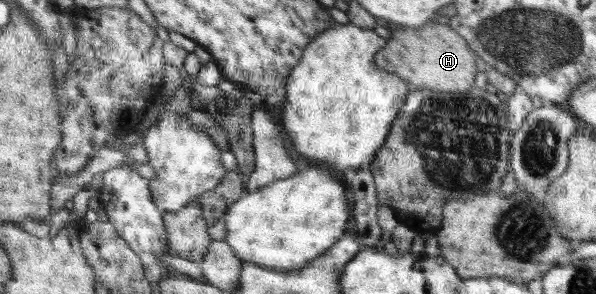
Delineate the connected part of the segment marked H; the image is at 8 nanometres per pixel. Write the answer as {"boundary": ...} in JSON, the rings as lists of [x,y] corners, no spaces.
{"boundary":[[[439,23],[423,24],[418,28],[398,28],[394,30],[394,34],[388,38],[388,46],[382,48],[375,56],[375,63],[388,72],[396,72],[396,76],[404,76],[404,80],[408,80],[410,84],[414,84],[414,88],[430,88],[430,90],[442,90],[446,92],[466,92],[474,86],[474,78],[476,78],[476,58],[472,56],[472,48],[466,46],[464,37],[460,36],[455,29],[448,25]]]}

